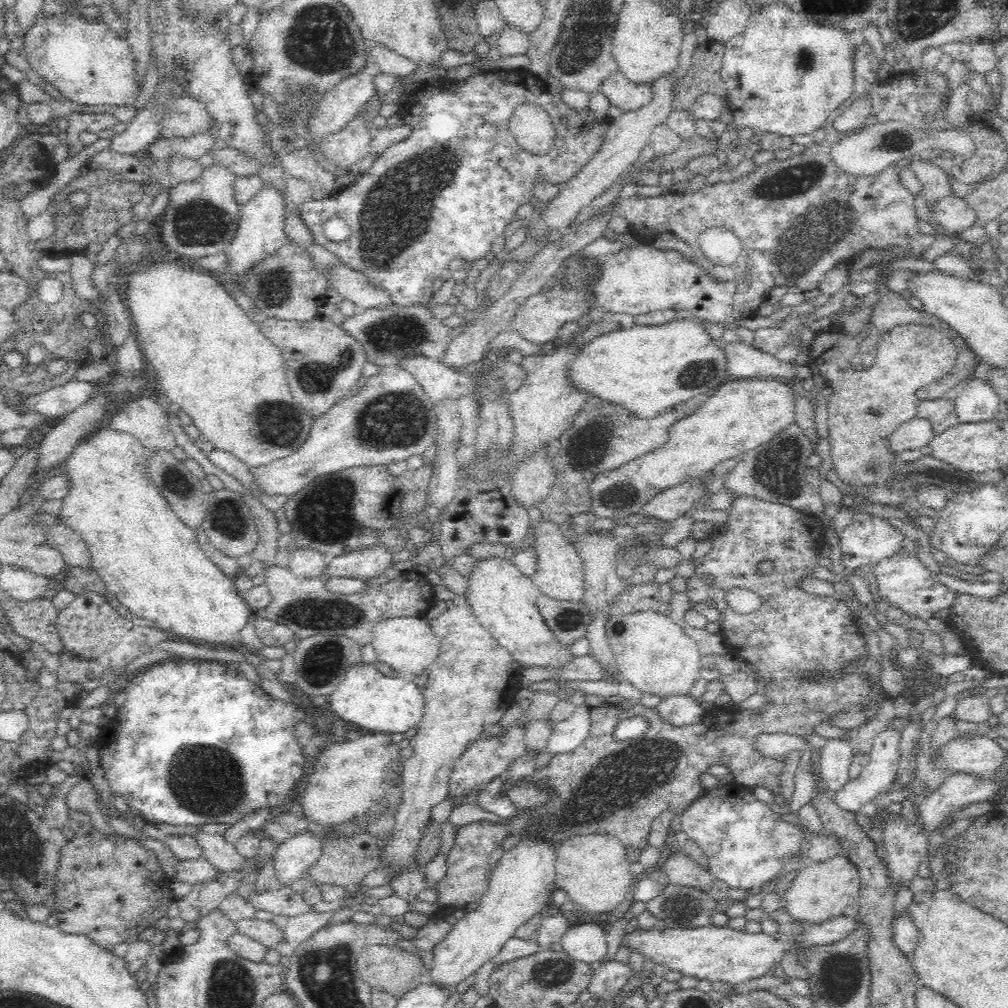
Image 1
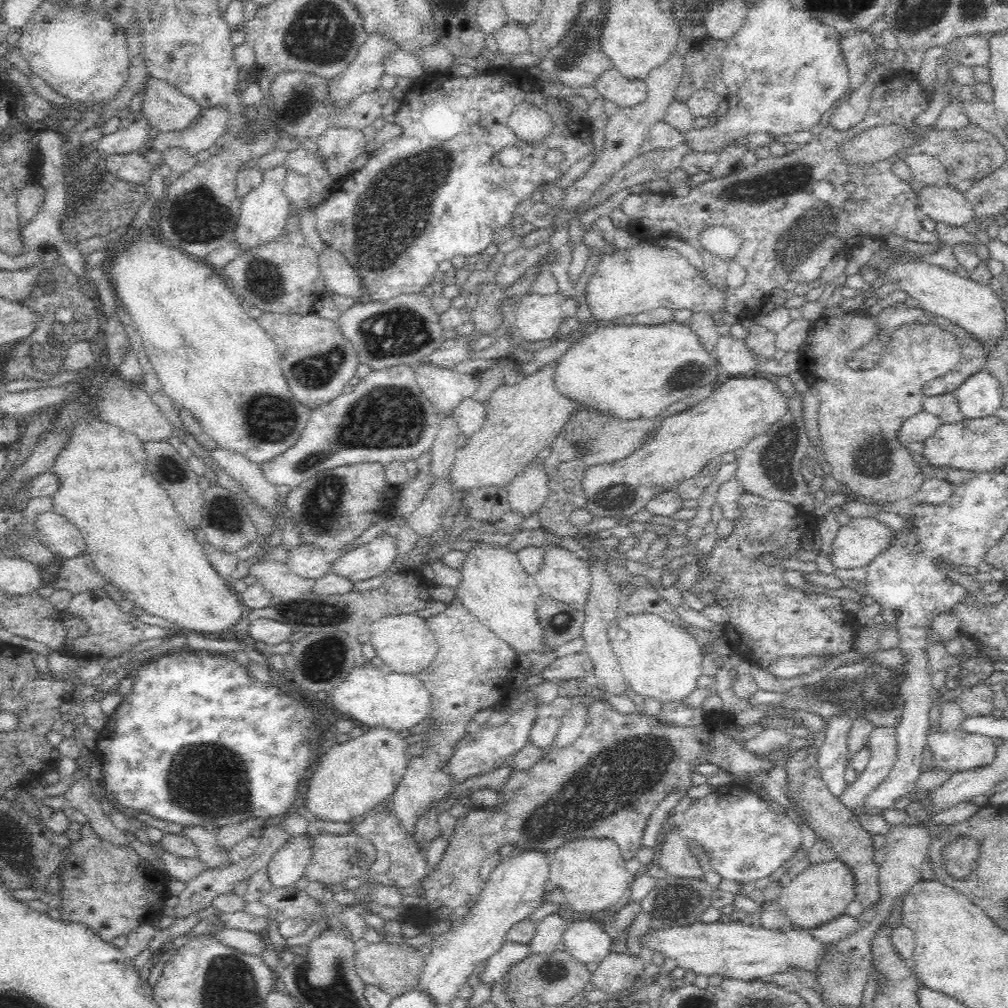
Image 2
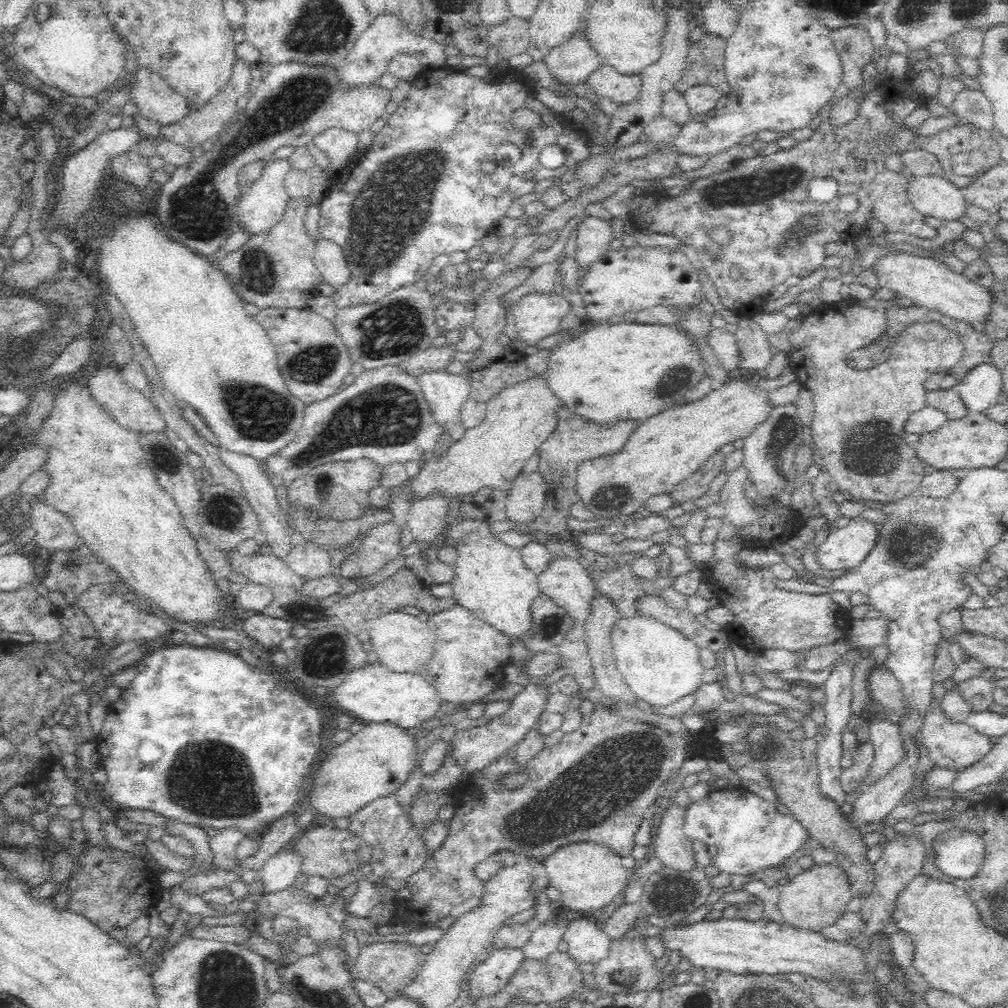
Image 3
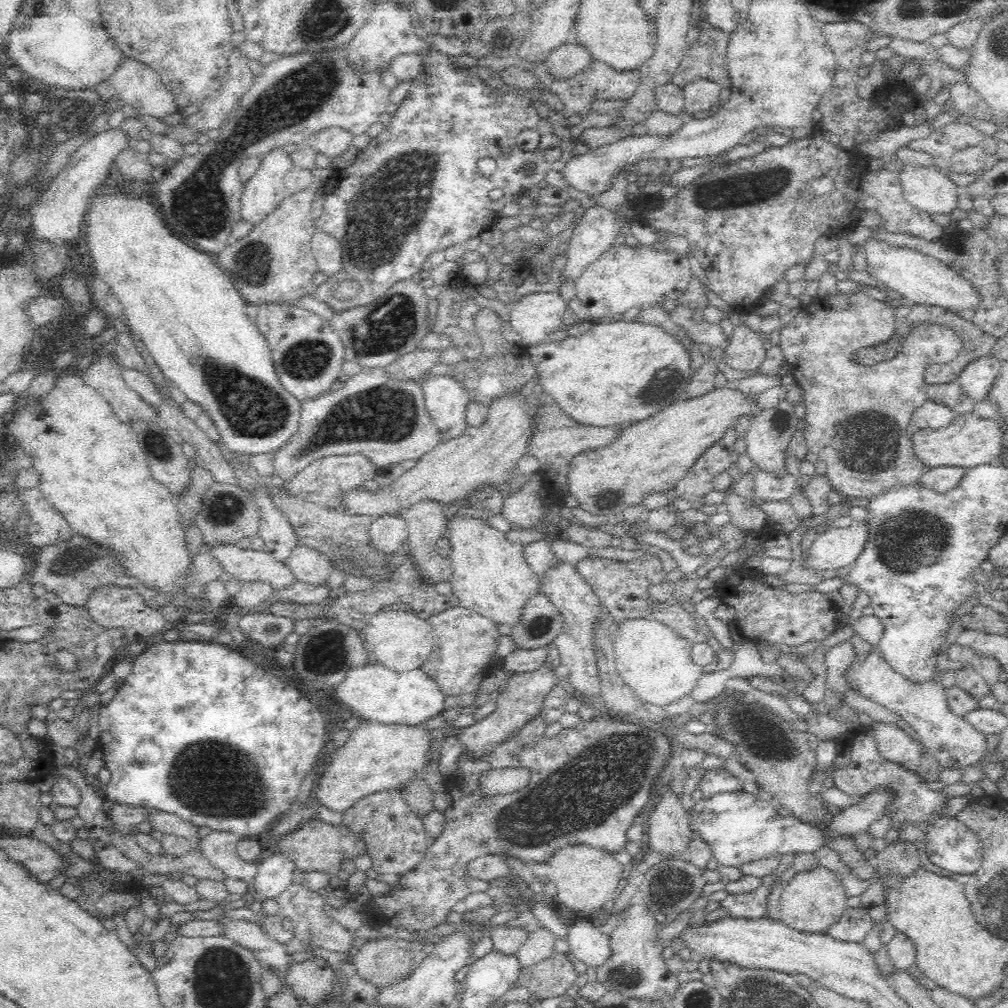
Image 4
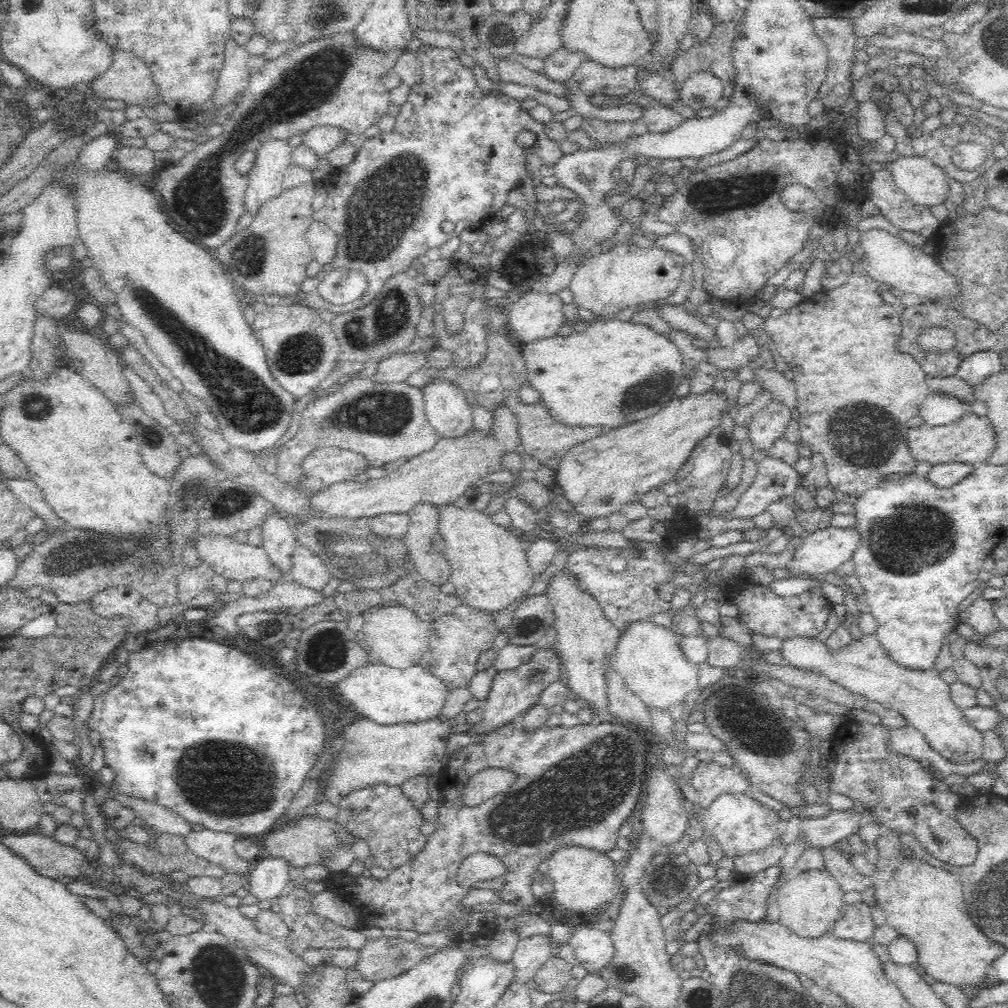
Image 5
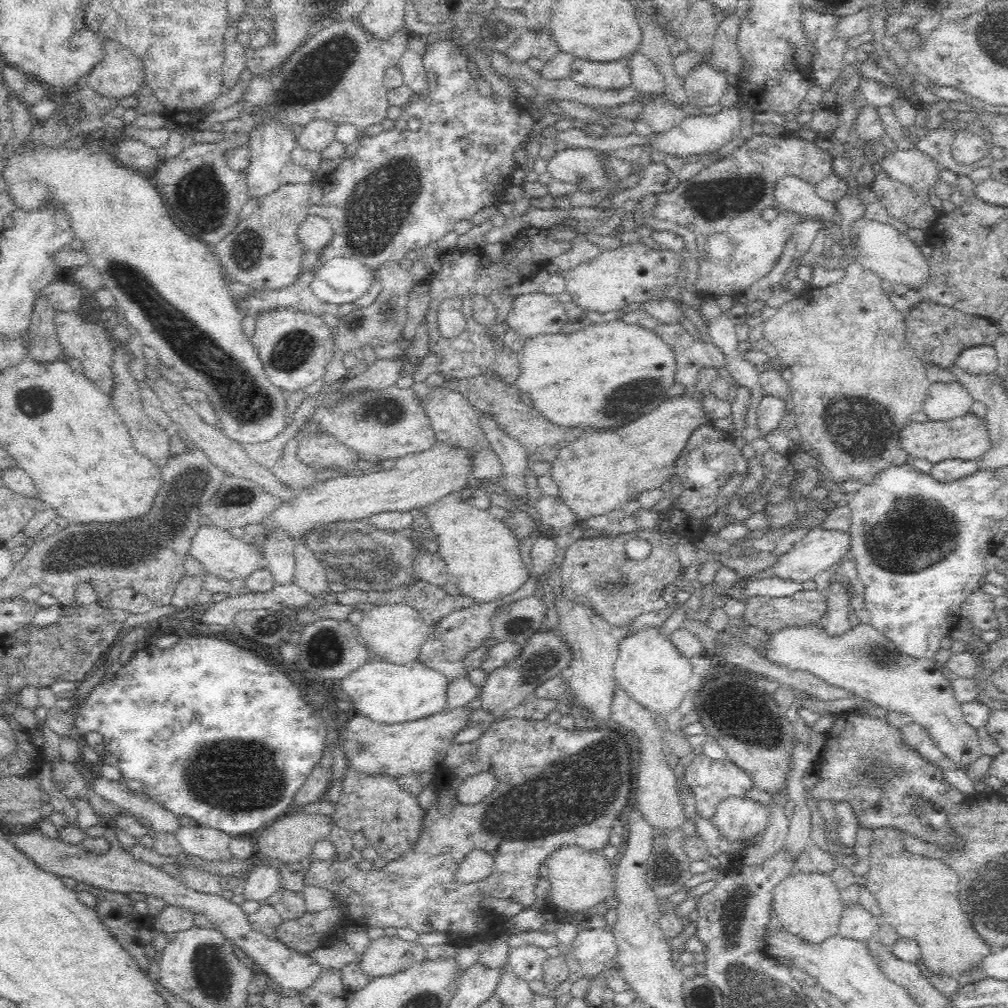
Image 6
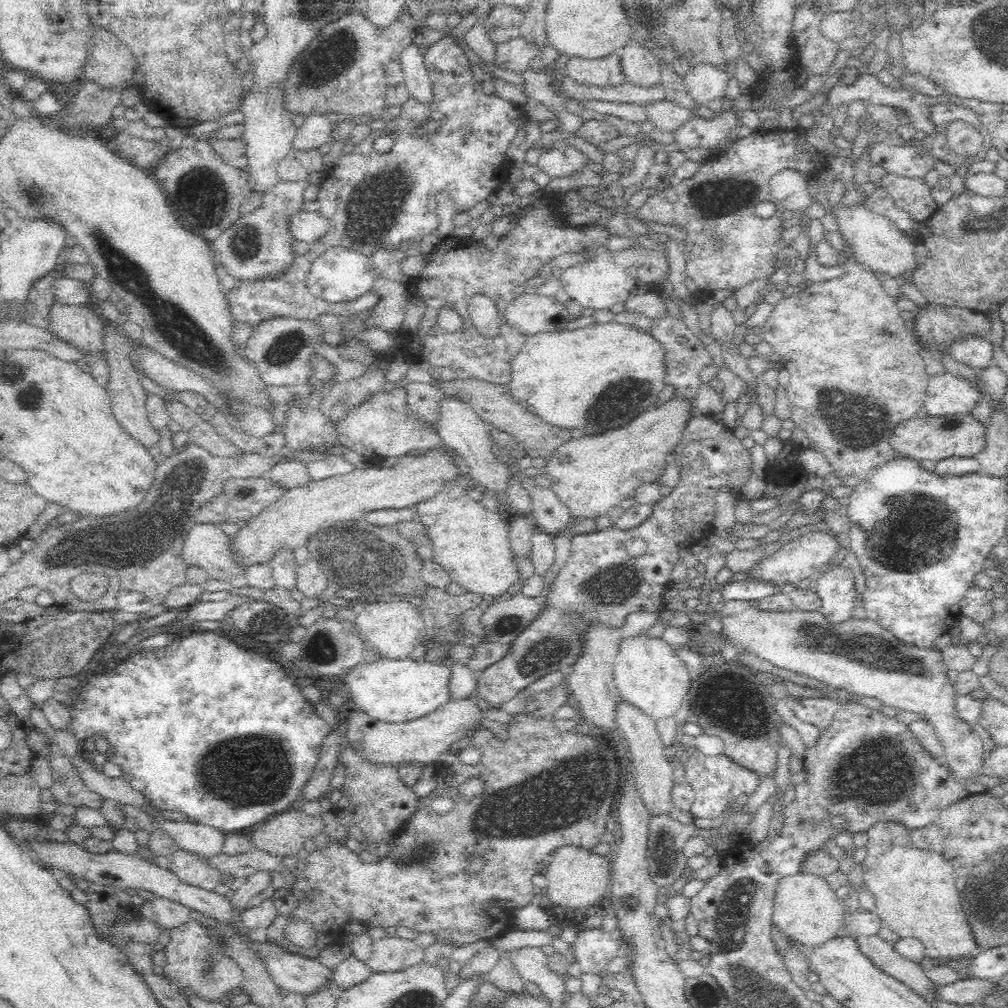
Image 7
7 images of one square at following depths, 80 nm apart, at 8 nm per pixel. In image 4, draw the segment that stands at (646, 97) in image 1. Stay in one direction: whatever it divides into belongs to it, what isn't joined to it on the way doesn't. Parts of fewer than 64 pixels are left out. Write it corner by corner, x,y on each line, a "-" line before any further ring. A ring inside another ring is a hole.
594,60
568,80
552,78
543,62
534,63
534,67
531,70
540,79
540,83
544,85
544,88
548,88
548,90
556,93
562,99
564,108
561,110
561,113
564,118
570,118
574,113
580,113
581,116
584,116
584,110
587,110
590,104
597,99
628,100
636,92
641,81
639,68
617,71
603,62

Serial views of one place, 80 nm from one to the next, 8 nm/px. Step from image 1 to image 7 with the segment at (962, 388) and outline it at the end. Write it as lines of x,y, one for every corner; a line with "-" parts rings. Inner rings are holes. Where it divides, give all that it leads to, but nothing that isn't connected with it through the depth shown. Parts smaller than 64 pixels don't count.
962,335
954,339
948,350
952,358
975,369
985,369
994,364
991,341
978,335

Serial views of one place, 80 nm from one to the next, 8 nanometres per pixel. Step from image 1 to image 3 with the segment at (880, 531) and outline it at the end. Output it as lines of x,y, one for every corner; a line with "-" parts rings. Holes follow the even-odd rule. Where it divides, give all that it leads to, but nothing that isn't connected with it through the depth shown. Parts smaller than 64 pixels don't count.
858,517
844,528
834,528
827,537
818,539
816,562
831,574
857,567
872,550
877,539
874,522

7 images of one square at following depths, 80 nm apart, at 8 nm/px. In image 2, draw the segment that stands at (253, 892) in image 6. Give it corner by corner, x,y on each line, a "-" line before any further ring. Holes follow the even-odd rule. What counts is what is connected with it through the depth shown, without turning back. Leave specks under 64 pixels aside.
308,834
293,837
284,848
280,848
272,856
265,868
273,888
297,885
298,879
305,874
310,859

